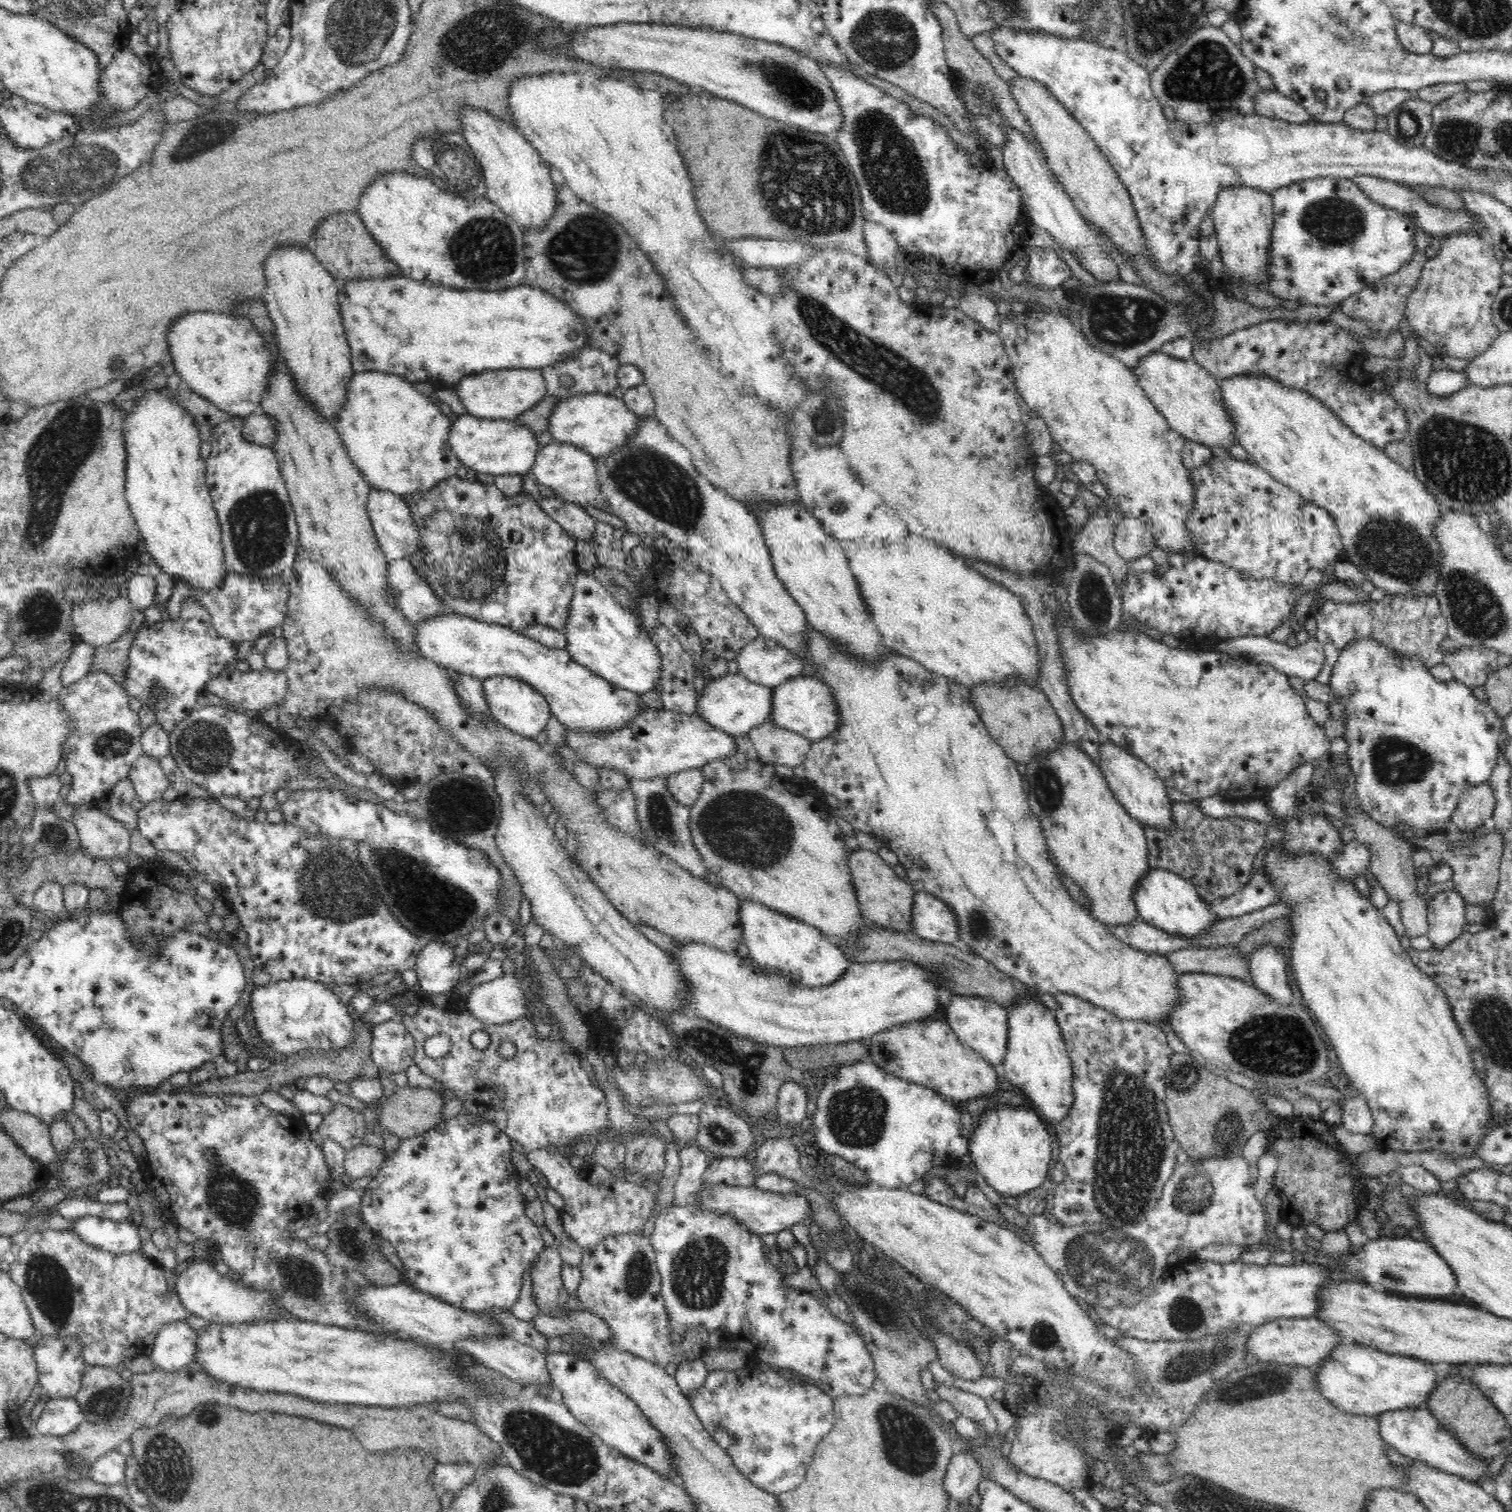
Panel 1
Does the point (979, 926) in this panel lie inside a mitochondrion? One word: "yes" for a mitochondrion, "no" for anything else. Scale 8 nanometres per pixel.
yes

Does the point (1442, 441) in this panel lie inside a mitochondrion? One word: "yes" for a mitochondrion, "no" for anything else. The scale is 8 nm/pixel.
yes

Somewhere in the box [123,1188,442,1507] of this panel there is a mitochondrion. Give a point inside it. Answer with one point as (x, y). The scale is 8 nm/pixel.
(160, 1459)

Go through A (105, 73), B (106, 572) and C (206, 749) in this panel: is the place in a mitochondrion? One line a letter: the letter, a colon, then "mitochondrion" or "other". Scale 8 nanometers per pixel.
A: other
B: other
C: mitochondrion

